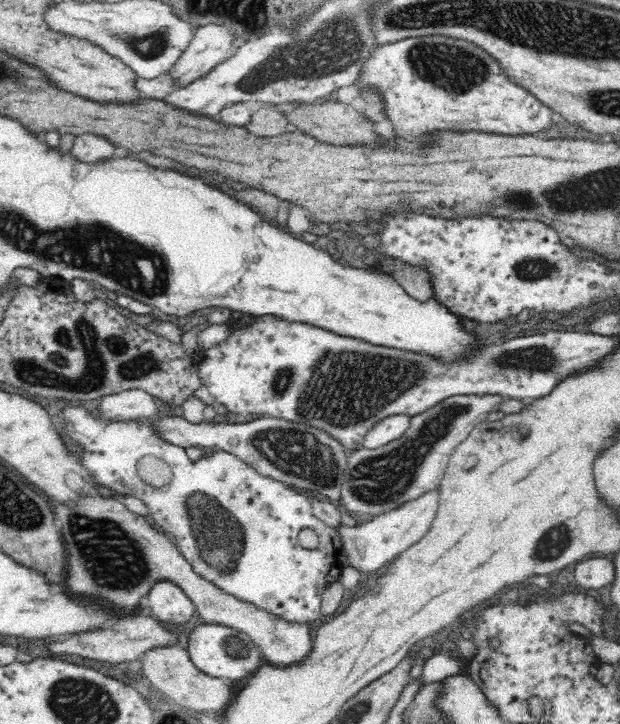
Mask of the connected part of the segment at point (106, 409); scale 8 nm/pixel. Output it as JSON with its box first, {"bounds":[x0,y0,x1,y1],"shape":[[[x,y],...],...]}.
{"bounds":[96,389,161,421],"shape":[[[140,389],[123,390],[112,396],[104,396],[96,408],[98,414],[117,421],[155,420],[161,416],[154,396]]]}

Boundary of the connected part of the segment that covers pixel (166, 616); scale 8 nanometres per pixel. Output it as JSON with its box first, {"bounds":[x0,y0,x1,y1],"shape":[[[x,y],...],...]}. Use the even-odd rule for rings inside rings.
{"bounds":[146,579,197,624],"shape":[[[168,579],[157,580],[146,595],[152,616],[164,623],[186,624],[197,609],[184,589]]]}

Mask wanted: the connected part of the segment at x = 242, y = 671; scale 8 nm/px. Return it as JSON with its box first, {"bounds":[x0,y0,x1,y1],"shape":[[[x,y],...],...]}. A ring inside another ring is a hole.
{"bounds":[184,622,265,682],"shape":[[[206,622],[200,624],[190,630],[184,645],[198,670],[209,677],[221,678],[230,682],[248,676],[250,672],[258,670],[265,662],[261,650],[247,634],[224,625]]]}

